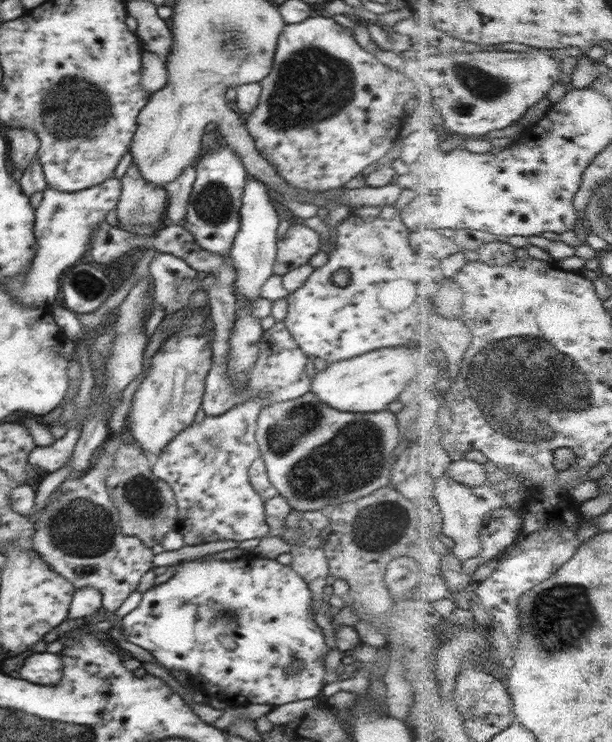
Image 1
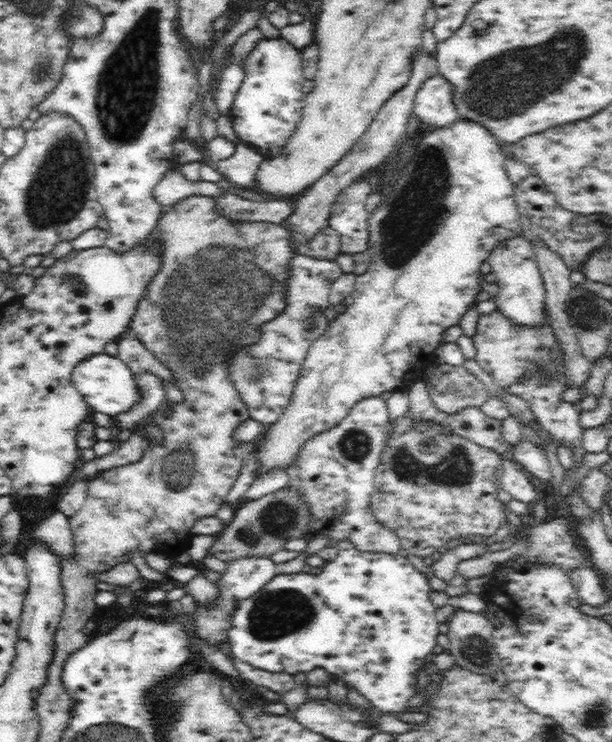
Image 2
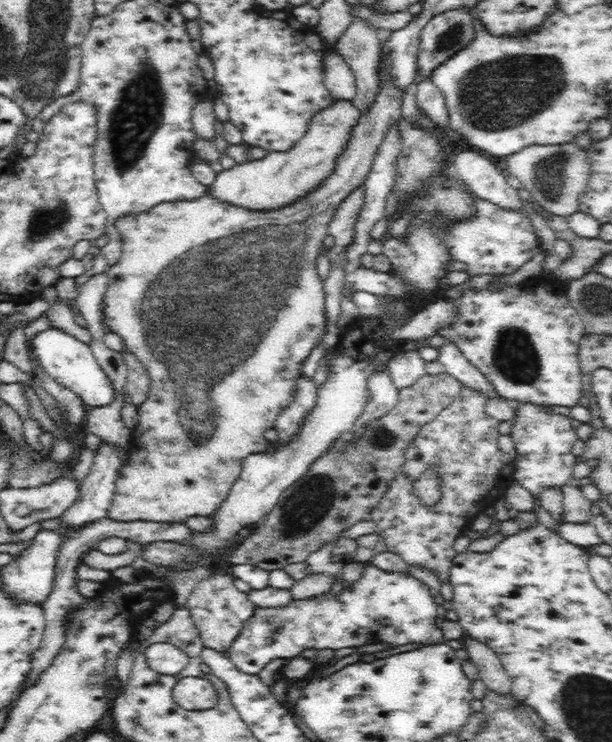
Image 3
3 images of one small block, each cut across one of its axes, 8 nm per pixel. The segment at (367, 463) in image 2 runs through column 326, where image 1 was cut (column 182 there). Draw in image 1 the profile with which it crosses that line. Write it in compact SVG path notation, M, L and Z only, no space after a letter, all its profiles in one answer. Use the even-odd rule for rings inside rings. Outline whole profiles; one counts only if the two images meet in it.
M252 397L246 402L235 406L221 414L220 416L208 416L206 415L201 421L192 421L190 426L187 426L182 432L179 432L168 444L166 448L162 449L162 452L158 456L151 457L151 469L154 476L160 478L160 480L166 481L173 490L176 506L178 511L176 529L185 538L186 545L199 545L206 544L207 542L214 542L217 540L235 540L242 542L242 540L250 540L250 538L262 538L268 534L270 527L265 519L265 501L261 499L261 496L254 490L254 487L250 484L249 468L250 465L260 456L259 444L256 440L256 427L257 418L259 412L266 406L267 402L262 397Z

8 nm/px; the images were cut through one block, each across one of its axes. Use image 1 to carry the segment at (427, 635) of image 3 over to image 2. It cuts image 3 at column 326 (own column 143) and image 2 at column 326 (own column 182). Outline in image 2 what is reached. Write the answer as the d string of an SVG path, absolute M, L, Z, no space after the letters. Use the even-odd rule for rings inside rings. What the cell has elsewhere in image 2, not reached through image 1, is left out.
M345 537L342 542L336 544L338 556L334 560L325 561L320 574L310 573L292 573L292 574L277 574L262 590L258 591L251 598L242 600L233 615L232 627L227 635L227 642L230 644L230 652L234 659L242 660L254 668L266 670L272 673L298 674L309 673L316 668L322 668L331 676L339 676L347 686L353 686L362 696L366 697L371 705L380 713L388 713L390 715L397 712L406 712L414 710L409 704L409 698L416 694L416 682L418 670L439 650L436 639L440 635L438 630L438 620L436 620L436 606L430 601L430 593L433 591L428 586L428 579L424 573L419 572L408 561L406 556L398 555L397 553L388 554L384 552L366 552L358 550Z

